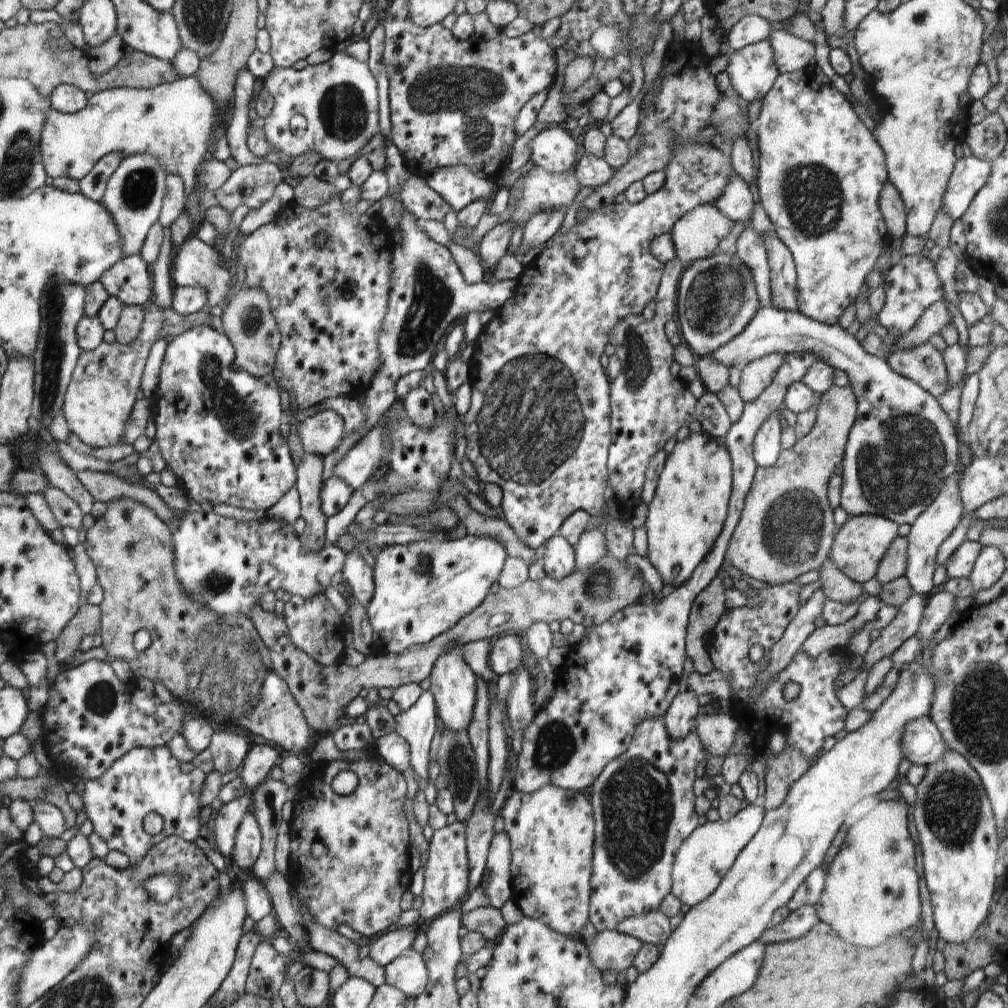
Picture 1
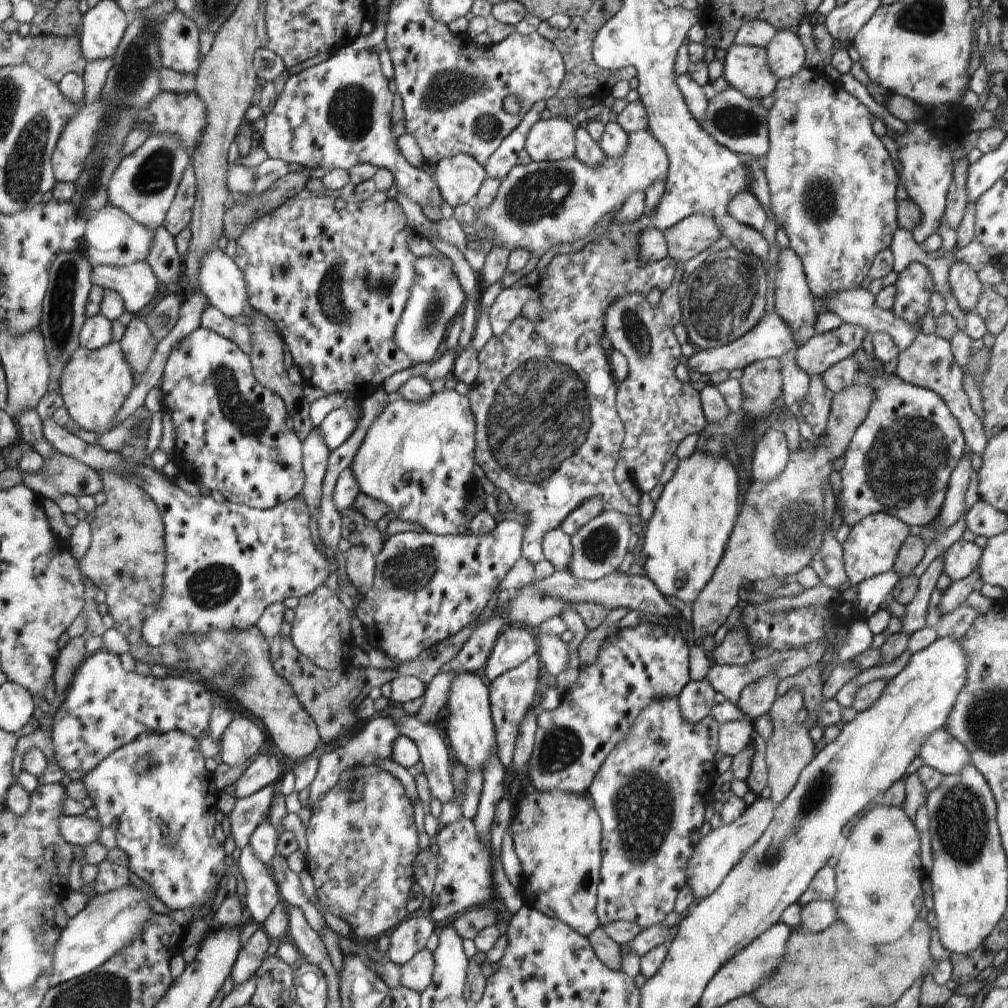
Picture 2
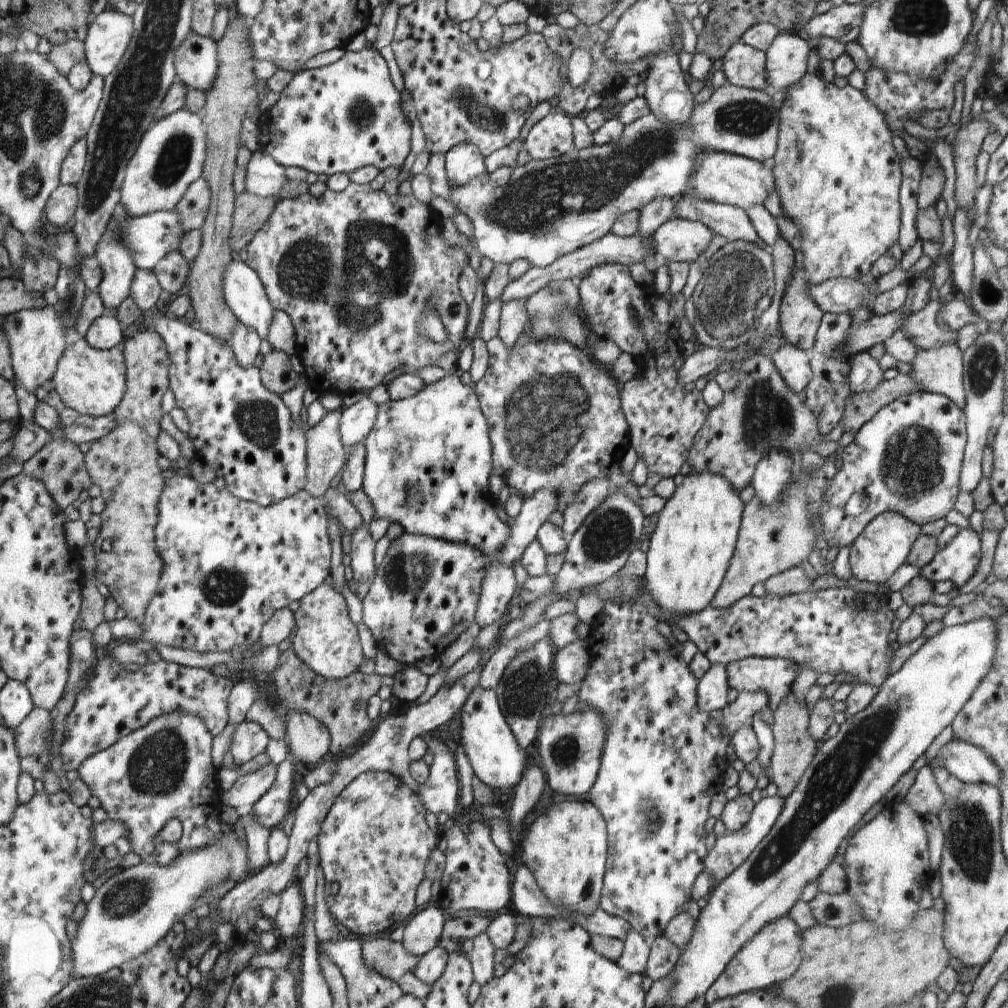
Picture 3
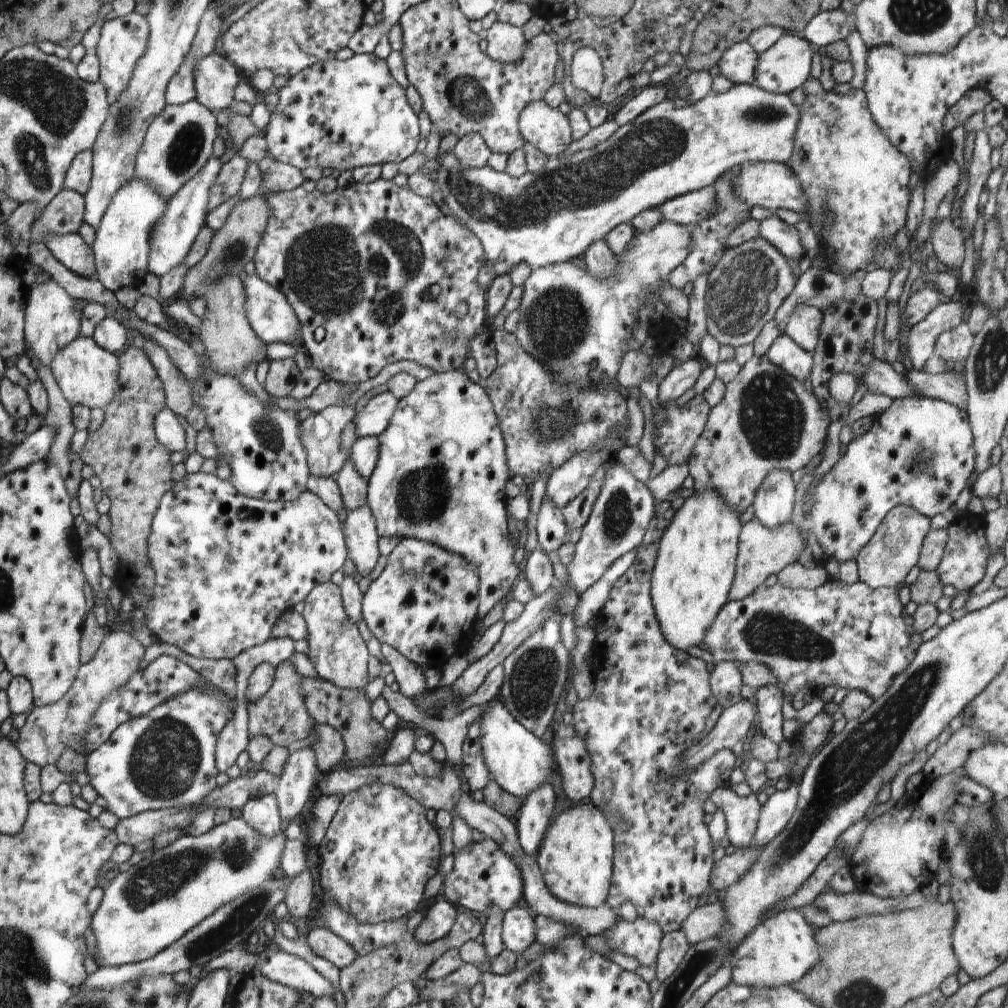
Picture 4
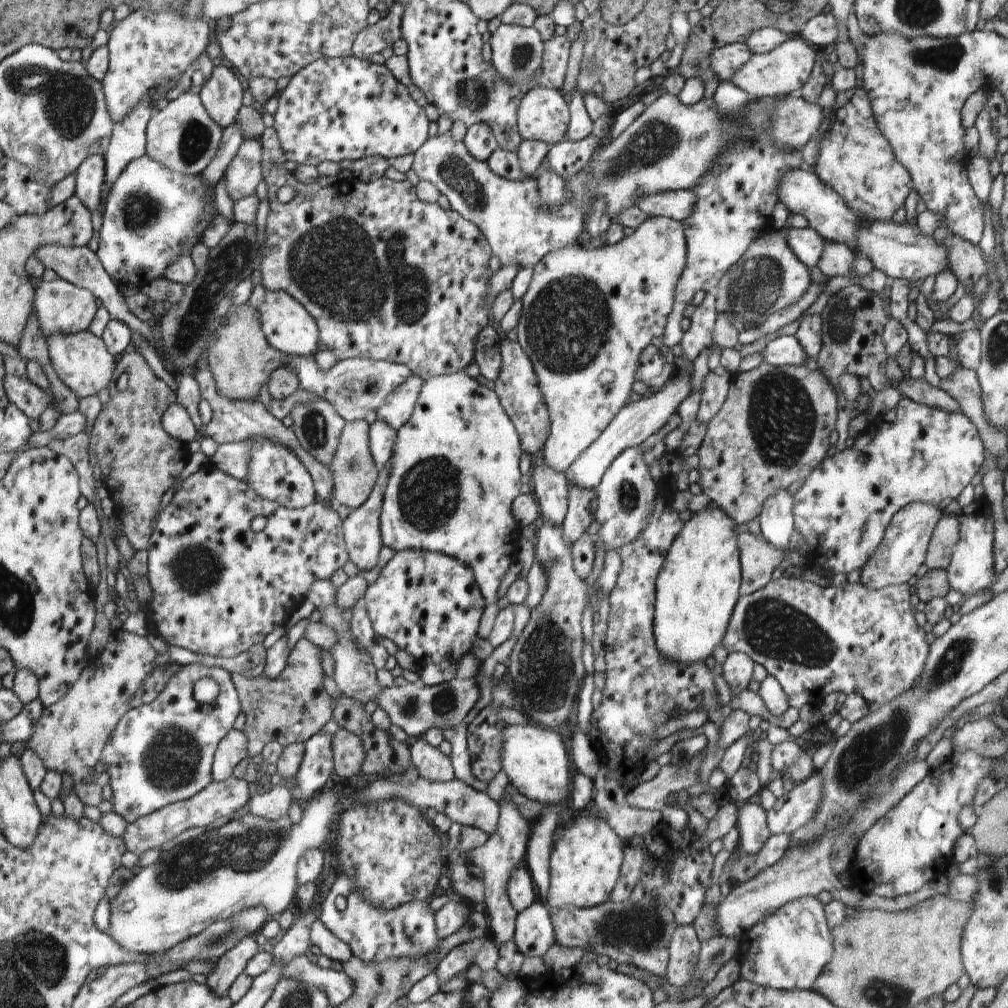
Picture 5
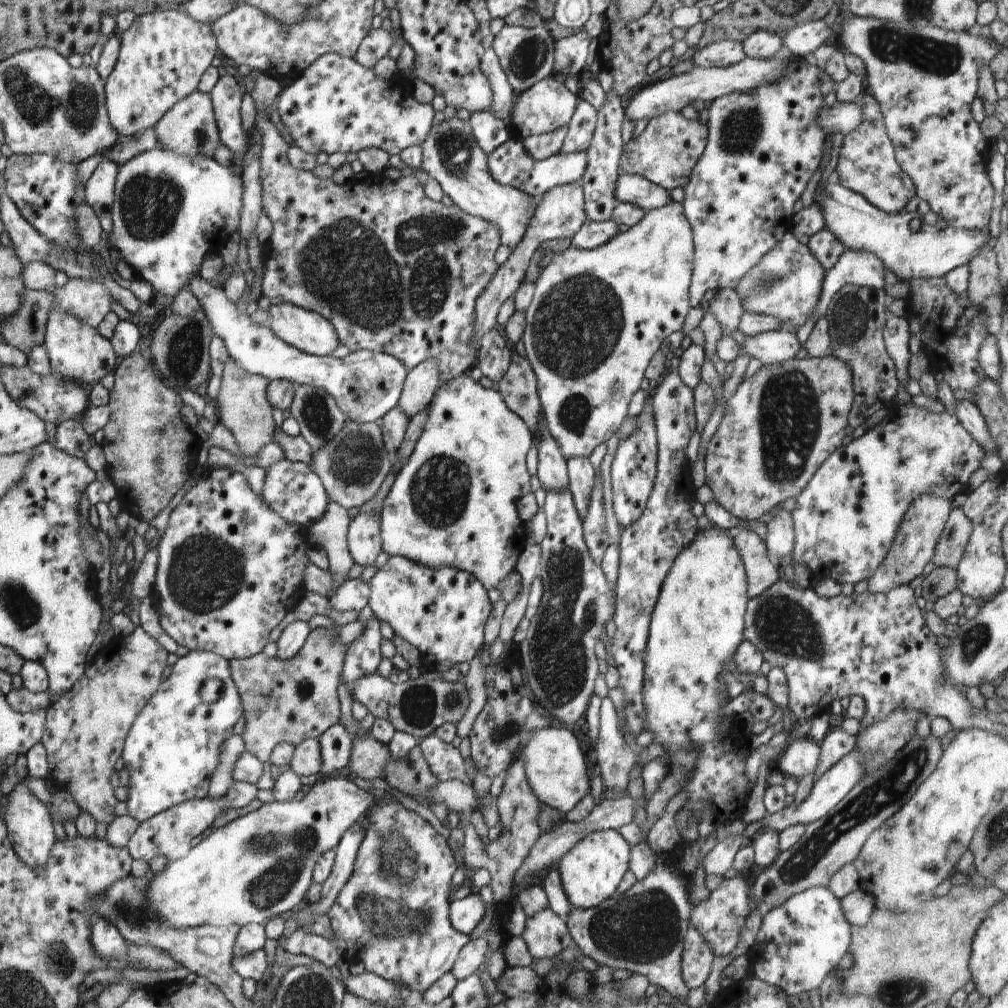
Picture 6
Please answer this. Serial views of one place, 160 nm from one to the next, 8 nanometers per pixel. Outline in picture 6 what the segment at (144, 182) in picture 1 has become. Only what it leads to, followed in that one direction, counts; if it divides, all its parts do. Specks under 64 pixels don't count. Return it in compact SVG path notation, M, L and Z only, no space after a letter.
M196 91L174 104L156 124L156 138L163 148L174 152L174 154L182 154L182 156L190 156L192 160L204 156L204 158L213 158L219 144L218 126L214 108L212 107L212 98L209 94L202 94Z

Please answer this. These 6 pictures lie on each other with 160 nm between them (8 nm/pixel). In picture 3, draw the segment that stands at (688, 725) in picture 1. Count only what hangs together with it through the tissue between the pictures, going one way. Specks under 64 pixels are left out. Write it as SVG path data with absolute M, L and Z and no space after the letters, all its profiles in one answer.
M714 663L710 668L698 679L696 687L697 708L711 713L712 711L722 710L728 704L727 685L728 677L725 665Z

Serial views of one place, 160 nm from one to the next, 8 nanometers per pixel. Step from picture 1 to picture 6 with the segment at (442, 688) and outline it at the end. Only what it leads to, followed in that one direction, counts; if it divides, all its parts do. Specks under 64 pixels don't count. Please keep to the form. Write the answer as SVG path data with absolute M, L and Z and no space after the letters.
M554 725L534 731L530 742L519 750L519 758L524 762L524 772L536 798L563 816L590 794L590 760L585 758L578 739L570 730Z

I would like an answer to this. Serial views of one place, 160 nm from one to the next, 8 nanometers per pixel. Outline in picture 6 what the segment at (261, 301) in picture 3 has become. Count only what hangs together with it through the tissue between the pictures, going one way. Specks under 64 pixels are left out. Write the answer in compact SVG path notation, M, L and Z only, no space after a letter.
M282 302L270 306L268 326L278 338L301 352L330 356L340 345L332 322L315 311Z

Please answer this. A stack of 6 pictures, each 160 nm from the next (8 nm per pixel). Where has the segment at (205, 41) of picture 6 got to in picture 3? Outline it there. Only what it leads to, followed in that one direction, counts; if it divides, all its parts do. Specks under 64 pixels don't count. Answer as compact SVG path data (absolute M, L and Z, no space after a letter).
M108 6L89 23L84 46L87 65L94 75L108 76L119 66L134 36L134 19Z

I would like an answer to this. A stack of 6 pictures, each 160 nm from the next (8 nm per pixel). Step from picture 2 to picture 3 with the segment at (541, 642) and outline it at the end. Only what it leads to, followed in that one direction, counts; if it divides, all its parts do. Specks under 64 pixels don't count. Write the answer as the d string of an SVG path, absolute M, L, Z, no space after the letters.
M580 639L568 646L555 649L555 659L552 663L554 677L564 684L583 681L592 662L587 649L586 643Z

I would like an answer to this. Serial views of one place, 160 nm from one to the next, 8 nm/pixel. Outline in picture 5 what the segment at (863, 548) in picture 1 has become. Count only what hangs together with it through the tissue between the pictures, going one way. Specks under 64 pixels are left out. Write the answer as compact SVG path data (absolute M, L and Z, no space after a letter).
M912 502L898 510L884 532L880 546L860 571L861 584L868 589L876 590L887 585L908 583L920 566L925 564L934 528L943 517L943 513L940 508L924 502Z

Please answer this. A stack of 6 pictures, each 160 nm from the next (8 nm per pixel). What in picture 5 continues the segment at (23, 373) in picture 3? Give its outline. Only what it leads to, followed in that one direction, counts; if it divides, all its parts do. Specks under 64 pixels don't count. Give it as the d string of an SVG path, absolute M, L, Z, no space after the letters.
M60 277L53 281L42 280L34 287L33 312L39 324L39 329L46 340L57 331L67 335L90 330L91 323L94 321L96 310L98 309L95 296L92 295L91 291L80 289Z

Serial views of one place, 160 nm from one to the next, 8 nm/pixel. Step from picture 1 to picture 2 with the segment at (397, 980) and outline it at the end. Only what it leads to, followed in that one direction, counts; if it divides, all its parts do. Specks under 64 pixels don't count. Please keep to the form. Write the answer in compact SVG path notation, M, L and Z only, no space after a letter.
M428 949L419 950L406 964L401 965L401 986L420 994L431 983L433 962L433 954Z

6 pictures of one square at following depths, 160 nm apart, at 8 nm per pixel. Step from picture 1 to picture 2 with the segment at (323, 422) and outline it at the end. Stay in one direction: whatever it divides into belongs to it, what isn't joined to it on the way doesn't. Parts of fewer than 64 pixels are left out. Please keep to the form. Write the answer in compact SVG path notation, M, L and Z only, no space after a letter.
M345 407L334 409L325 416L325 419L319 424L318 428L323 435L325 445L330 451L337 449L351 435L351 432L356 428L359 416L360 415L356 418L356 416L354 416L354 414L350 414Z

